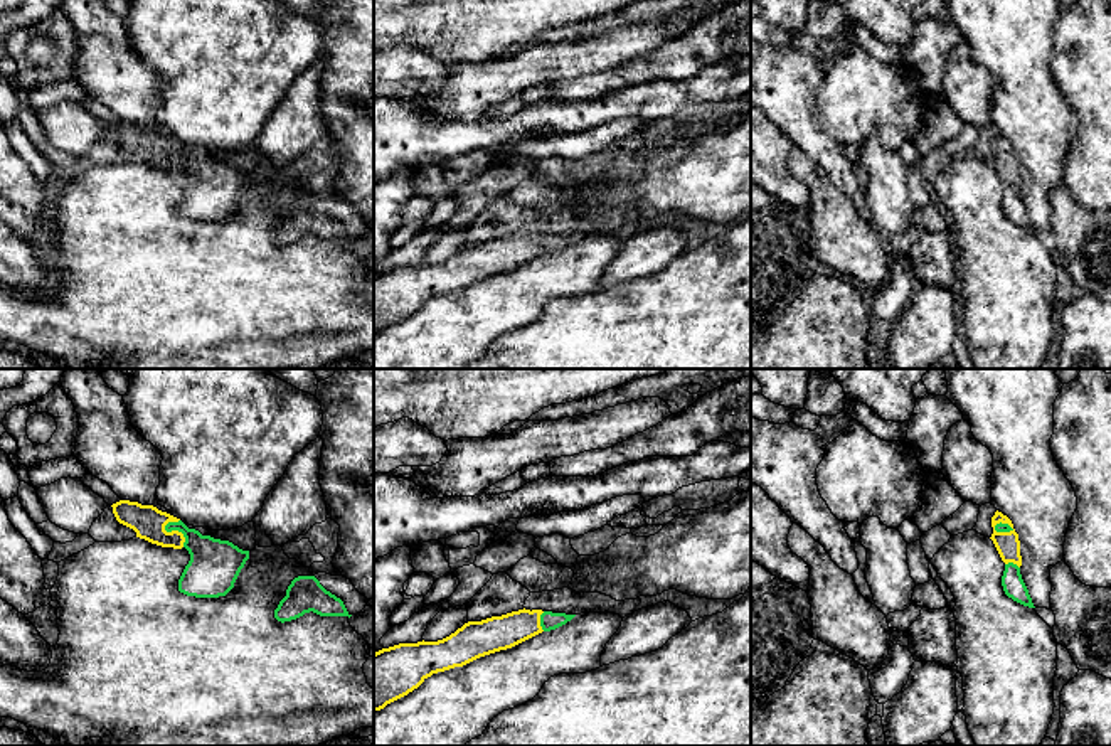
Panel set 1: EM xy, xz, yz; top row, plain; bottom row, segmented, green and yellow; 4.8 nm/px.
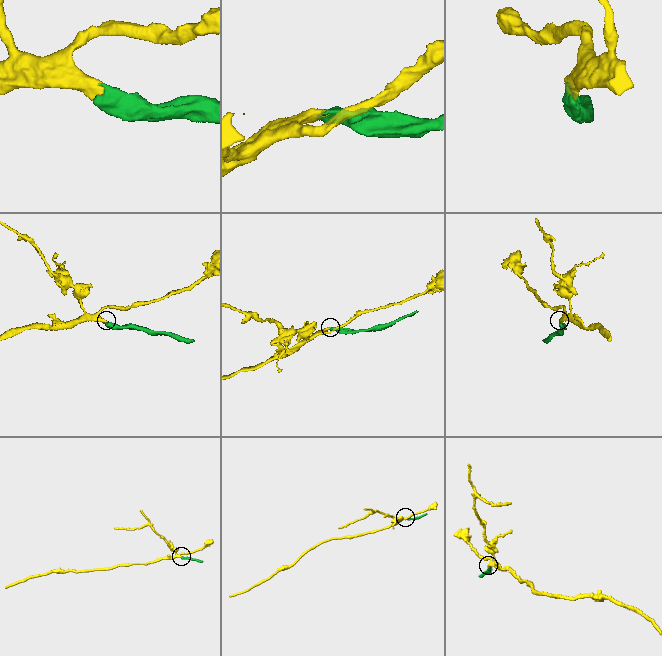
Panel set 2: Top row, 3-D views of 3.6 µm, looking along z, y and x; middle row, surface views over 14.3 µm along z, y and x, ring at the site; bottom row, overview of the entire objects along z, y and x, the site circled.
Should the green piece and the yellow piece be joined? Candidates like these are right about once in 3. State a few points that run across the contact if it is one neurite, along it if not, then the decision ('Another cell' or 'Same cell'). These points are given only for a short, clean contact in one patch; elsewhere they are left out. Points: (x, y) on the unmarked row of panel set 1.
Line: xy (214, 187), (175, 152), (165, 154), (148, 145). Same cell

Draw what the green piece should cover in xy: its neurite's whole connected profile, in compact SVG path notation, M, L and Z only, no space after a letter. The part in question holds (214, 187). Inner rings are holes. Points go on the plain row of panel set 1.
M120 123L111 130L116 143L133 152L136 160L162 170L189 173L190 184L178 202L178 214L187 219L226 219L249 182L249 173L242 173L229 163L202 158L153 128Z

